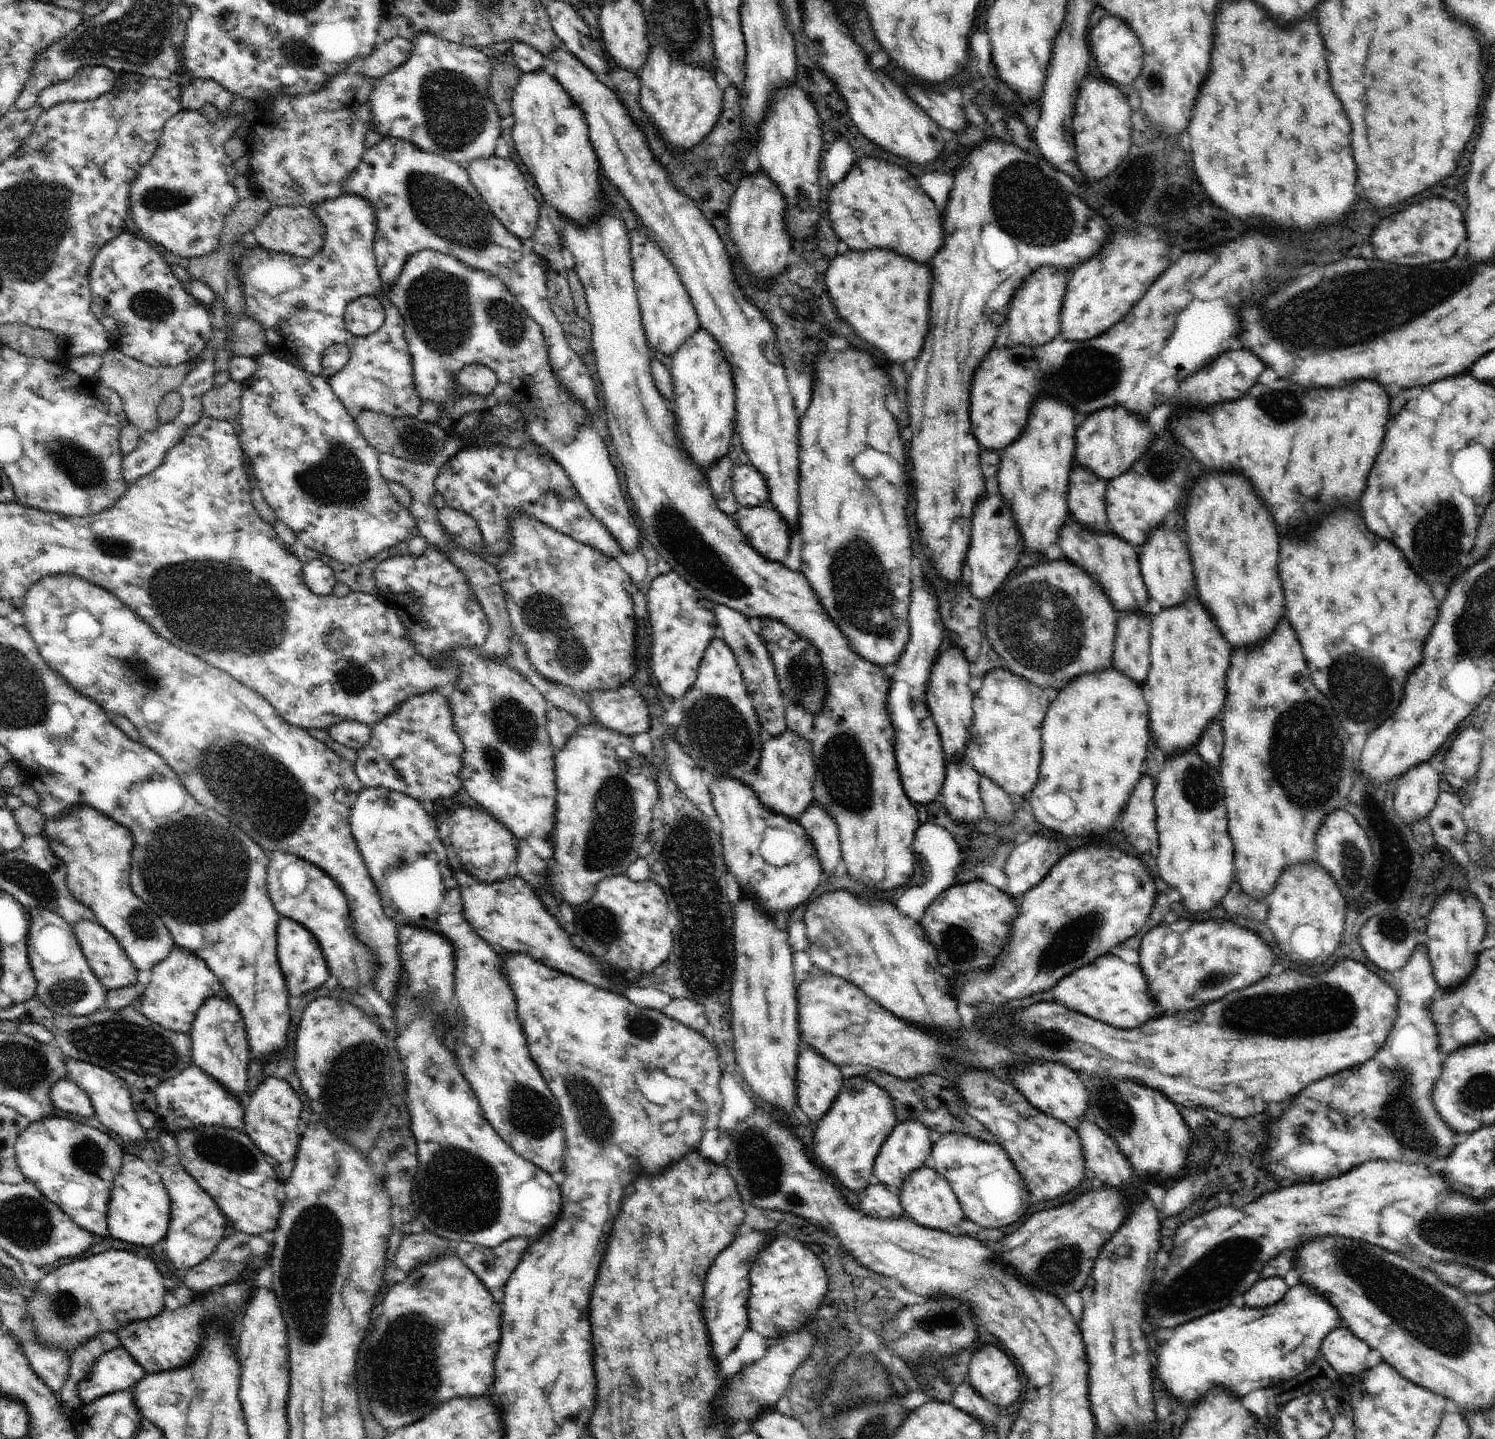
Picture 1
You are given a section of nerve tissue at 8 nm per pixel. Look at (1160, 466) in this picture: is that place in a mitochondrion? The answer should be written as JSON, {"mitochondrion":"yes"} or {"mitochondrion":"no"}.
{"mitochondrion":"yes"}

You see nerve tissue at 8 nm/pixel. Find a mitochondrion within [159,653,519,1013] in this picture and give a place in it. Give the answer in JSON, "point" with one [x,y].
{"point":[274,807]}

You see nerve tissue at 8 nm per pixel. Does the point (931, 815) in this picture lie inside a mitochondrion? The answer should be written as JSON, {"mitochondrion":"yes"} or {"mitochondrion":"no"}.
{"mitochondrion":"no"}

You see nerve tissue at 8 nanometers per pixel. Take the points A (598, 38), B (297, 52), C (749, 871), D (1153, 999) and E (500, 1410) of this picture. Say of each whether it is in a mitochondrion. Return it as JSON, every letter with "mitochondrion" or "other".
{"A":"other","B":"mitochondrion","C":"other","D":"other","E":"other"}

